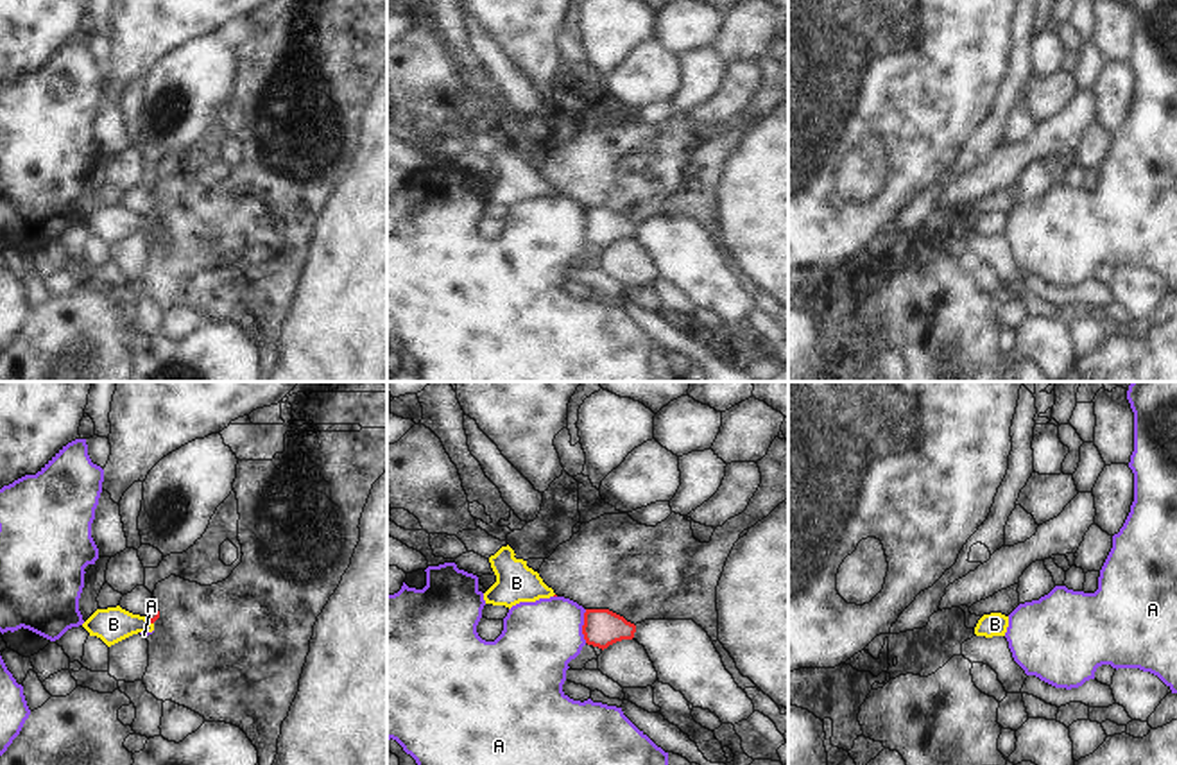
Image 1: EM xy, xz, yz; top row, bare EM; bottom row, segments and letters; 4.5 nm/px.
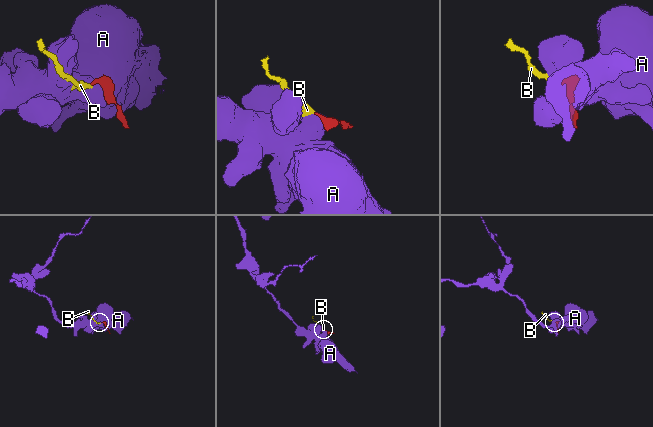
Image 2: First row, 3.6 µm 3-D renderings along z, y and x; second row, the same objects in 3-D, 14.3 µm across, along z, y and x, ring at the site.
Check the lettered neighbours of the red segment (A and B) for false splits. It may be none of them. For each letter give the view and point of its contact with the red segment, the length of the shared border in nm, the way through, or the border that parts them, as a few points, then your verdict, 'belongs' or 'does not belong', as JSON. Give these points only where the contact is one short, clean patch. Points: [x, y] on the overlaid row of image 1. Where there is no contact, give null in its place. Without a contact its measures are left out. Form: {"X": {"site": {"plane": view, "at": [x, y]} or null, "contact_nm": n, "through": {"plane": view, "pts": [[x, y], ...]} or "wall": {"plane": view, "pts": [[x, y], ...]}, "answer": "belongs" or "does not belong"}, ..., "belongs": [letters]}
{"A": {"site": {"plane": "xz", "at": [583, 626]}, "contact_nm": 150, "wall": {"plane": "xz", "pts": [[586, 610], [583, 624], [584, 642]]}, "answer": "does not belong"}, "B": {"site": {"plane": "xy", "at": [149, 620]}, "contact_nm": 60, "through": {"plane": "xy", "pts": [[153, 615], [149, 620], [113, 624]]}, "answer": "belongs"}, "belongs": ["B"]}

